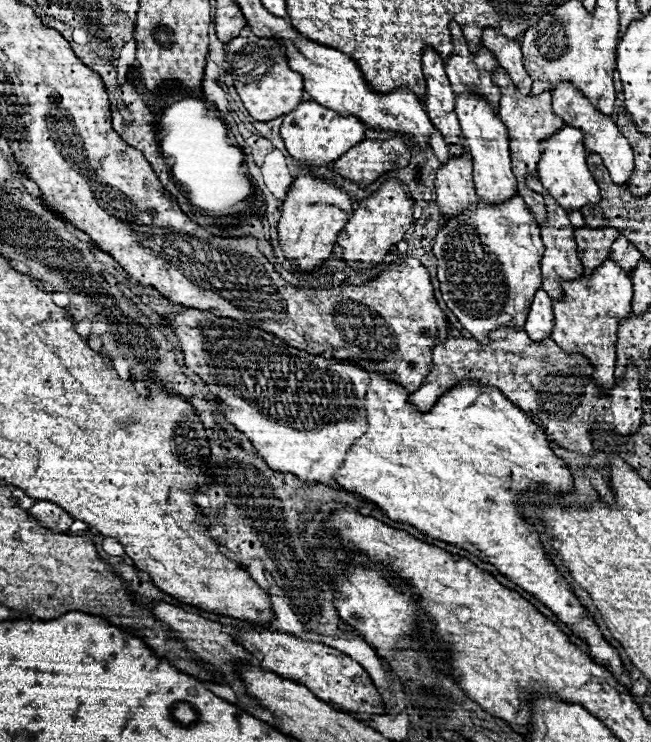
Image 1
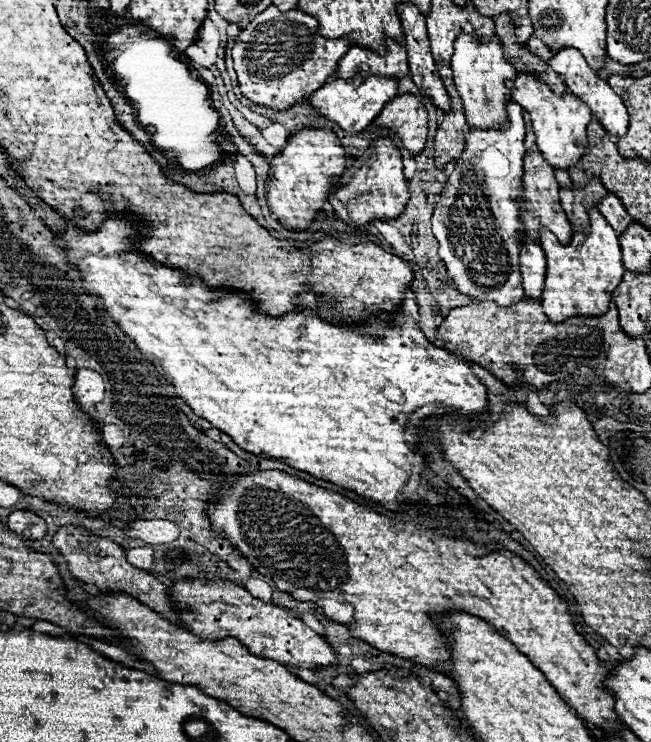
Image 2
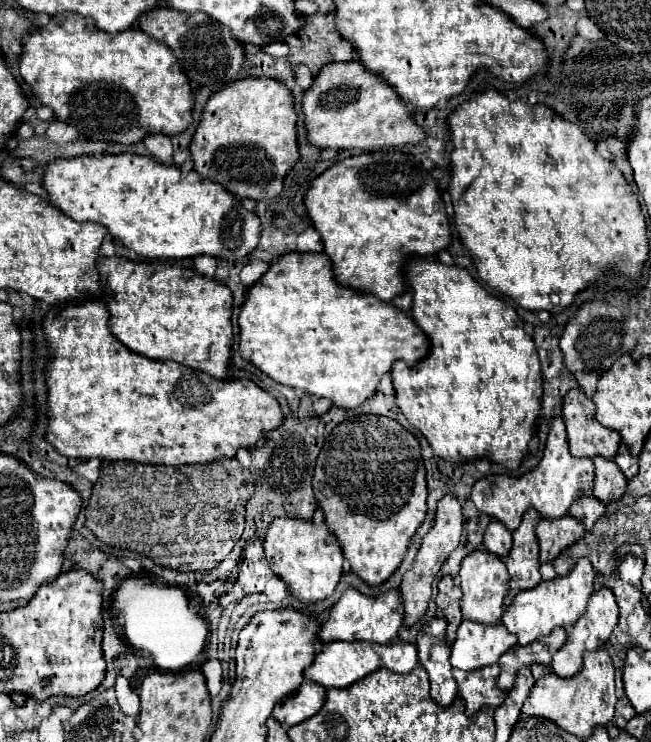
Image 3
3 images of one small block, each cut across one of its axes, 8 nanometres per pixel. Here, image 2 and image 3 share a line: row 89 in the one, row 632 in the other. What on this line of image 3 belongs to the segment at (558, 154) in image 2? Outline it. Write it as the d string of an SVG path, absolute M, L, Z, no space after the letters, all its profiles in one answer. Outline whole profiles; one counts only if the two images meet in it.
M580 558L566 576L556 576L554 580L540 582L536 588L522 590L518 596L514 596L512 604L506 606L502 614L502 624L506 626L508 632L518 636L518 644L522 646L550 634L554 626L570 628L586 610L588 596L592 594L592 580L594 580L594 572L590 560Z

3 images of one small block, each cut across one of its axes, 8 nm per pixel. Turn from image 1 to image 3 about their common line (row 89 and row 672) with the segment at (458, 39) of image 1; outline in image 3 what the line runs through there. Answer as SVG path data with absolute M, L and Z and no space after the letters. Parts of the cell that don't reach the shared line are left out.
M498 664L484 666L482 670L466 672L464 680L456 680L458 694L466 702L466 714L472 716L482 706L500 706L506 698L506 692L496 686L496 676L500 674Z

